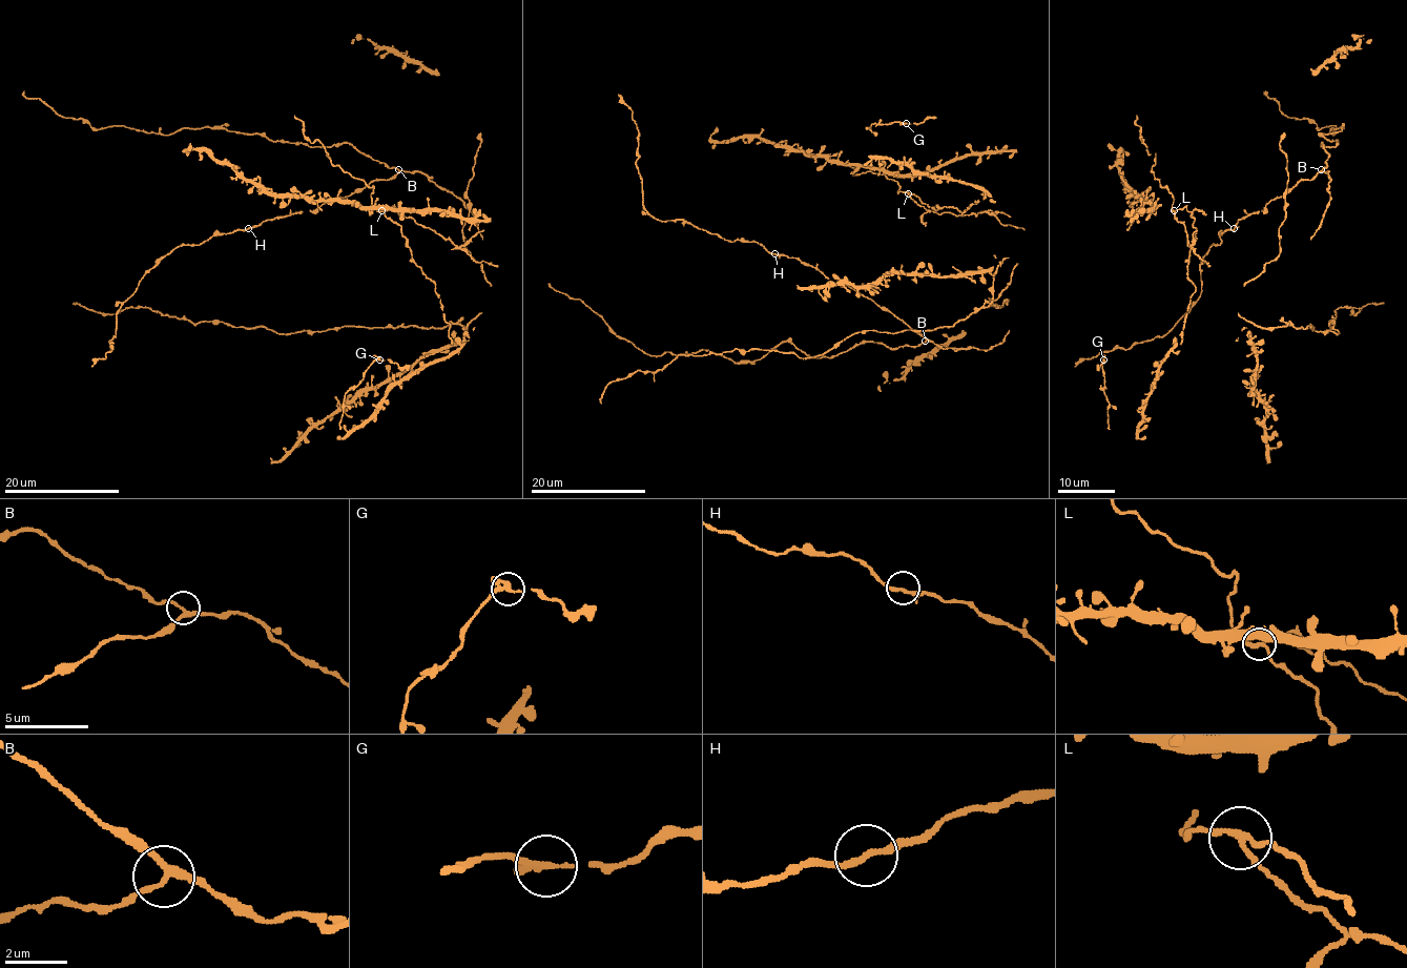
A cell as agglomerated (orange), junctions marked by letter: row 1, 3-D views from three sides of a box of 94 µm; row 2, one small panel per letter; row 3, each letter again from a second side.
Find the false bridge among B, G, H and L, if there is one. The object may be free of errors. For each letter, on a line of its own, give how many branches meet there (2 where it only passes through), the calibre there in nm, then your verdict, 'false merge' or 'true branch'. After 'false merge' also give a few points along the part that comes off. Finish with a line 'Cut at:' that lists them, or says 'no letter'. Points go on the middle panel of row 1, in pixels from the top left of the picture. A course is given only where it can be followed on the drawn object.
B: branches 3; calibre 200 nm; true branch
G: branches 3; calibre 180 nm; true branch
H: branches 3; calibre 160 nm; true branch
L: branches 3; calibre 180 nm; false merge; course (908, 192), (928, 211), (959, 215), (987, 211), (1002, 224), (1025, 230)
Cut at: L

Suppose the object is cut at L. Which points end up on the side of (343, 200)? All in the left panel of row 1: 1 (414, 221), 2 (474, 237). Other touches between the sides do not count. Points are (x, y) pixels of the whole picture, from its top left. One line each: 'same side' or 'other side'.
1: other side
2: other side

